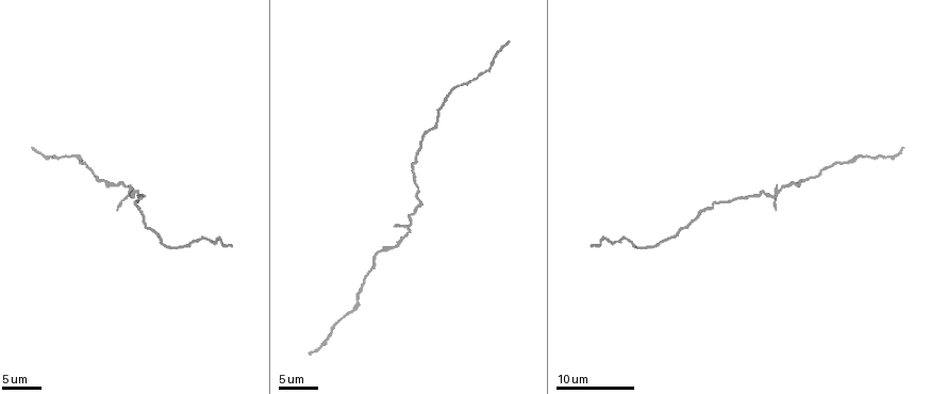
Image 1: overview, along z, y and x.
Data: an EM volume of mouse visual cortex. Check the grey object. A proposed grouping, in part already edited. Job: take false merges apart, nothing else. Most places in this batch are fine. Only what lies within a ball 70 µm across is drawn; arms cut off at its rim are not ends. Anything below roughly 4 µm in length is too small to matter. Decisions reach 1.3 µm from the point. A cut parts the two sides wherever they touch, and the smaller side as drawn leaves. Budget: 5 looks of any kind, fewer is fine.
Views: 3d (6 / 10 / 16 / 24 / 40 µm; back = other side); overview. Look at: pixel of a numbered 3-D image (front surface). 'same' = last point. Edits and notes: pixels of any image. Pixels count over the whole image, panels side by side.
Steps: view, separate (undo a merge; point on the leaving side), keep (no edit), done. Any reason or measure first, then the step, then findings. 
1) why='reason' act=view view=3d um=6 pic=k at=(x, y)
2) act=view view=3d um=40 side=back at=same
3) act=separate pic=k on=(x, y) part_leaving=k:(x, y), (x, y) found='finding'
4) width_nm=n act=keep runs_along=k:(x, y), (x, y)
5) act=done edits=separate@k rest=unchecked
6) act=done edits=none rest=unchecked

act=view view=3d um=10 pic=1 at=(415, 198)

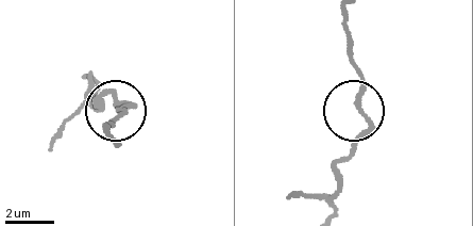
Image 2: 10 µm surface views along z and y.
act=keep runs_along=2:(359, 106), (367, 128), (351, 157) found='continuous, no second cell'

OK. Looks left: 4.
why='calibre changes' act=view view=3d um=10 pic=1 at=(861, 156)

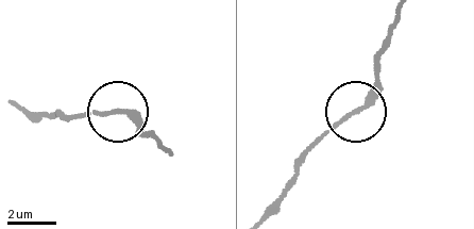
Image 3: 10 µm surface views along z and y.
width_nm=240 act=keep runs_along=3:(398, 14), (373, 94), (304, 159) found='continuous, no second cell'

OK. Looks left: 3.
why='calibre changes' act=view view=3d um=16 pic=1 at=(102, 180)

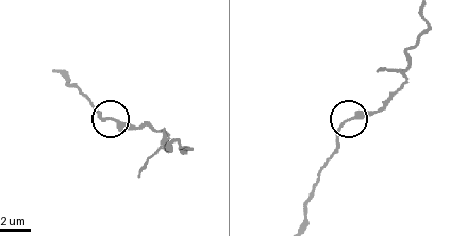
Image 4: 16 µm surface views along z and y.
act=keep runs_along=4:(422, 17), (426, 32), (396, 93), (346, 121), (329, 156) found='one cell here'

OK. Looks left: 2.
act=done edits=none rest=unchecked

